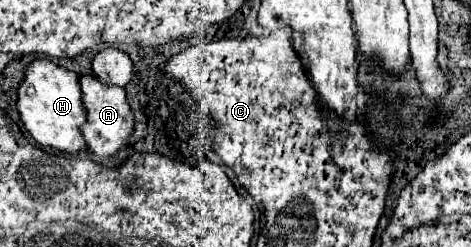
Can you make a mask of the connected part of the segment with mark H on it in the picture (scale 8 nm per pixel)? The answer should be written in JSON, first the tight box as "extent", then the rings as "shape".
{"extent":[17,58,87,154],"shape":[[[47,58],[31,62],[25,72],[25,80],[19,88],[17,108],[27,132],[41,146],[49,146],[71,154],[87,148],[87,140],[83,136],[83,124],[87,122],[87,114],[83,108],[79,76],[75,76],[75,72],[57,66]]]}

